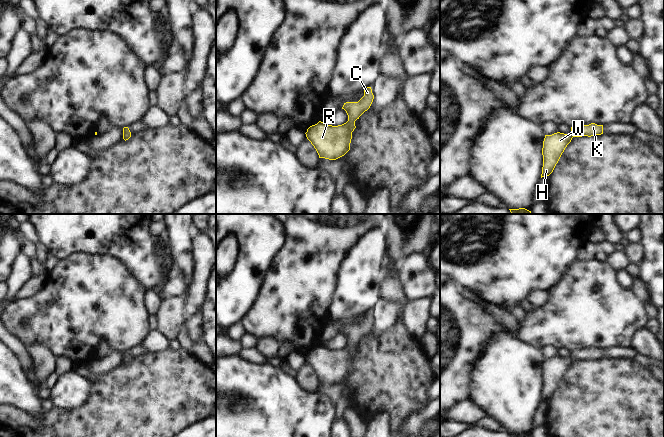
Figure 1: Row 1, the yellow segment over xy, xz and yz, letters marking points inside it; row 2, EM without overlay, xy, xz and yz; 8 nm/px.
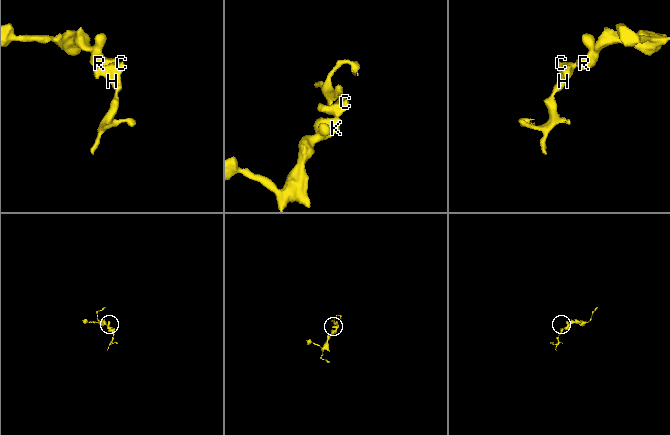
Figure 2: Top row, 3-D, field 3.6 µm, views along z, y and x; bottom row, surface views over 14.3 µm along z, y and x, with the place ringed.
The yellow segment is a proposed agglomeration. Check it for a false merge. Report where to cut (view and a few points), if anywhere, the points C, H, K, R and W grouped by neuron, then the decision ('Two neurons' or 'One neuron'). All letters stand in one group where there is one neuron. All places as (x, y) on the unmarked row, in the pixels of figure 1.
No split. Groups: C H K R W. One neuron.

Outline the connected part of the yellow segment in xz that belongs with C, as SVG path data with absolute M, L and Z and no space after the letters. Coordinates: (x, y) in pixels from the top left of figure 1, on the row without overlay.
M371 311L364 313L364 320L358 326L346 326L342 333L348 339L348 345L332 350L319 345L307 353L306 361L316 373L319 382L336 384L350 374L355 345L367 335L374 323Z

